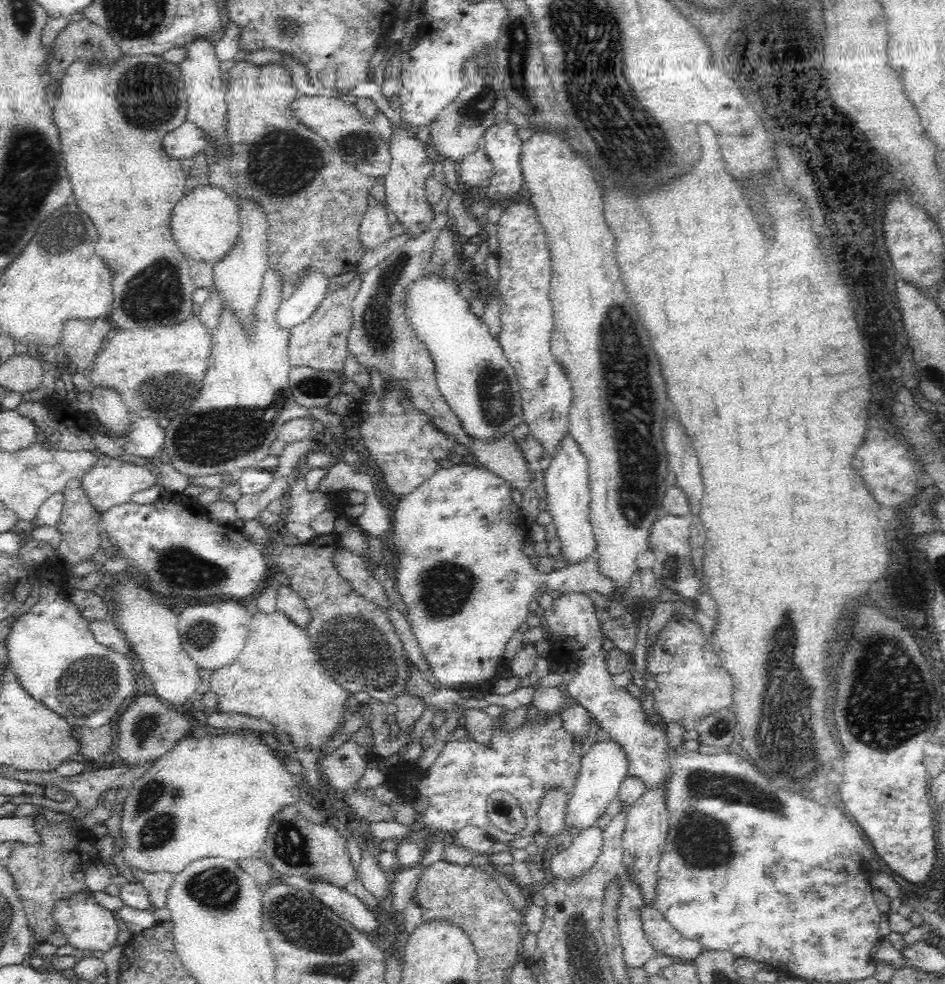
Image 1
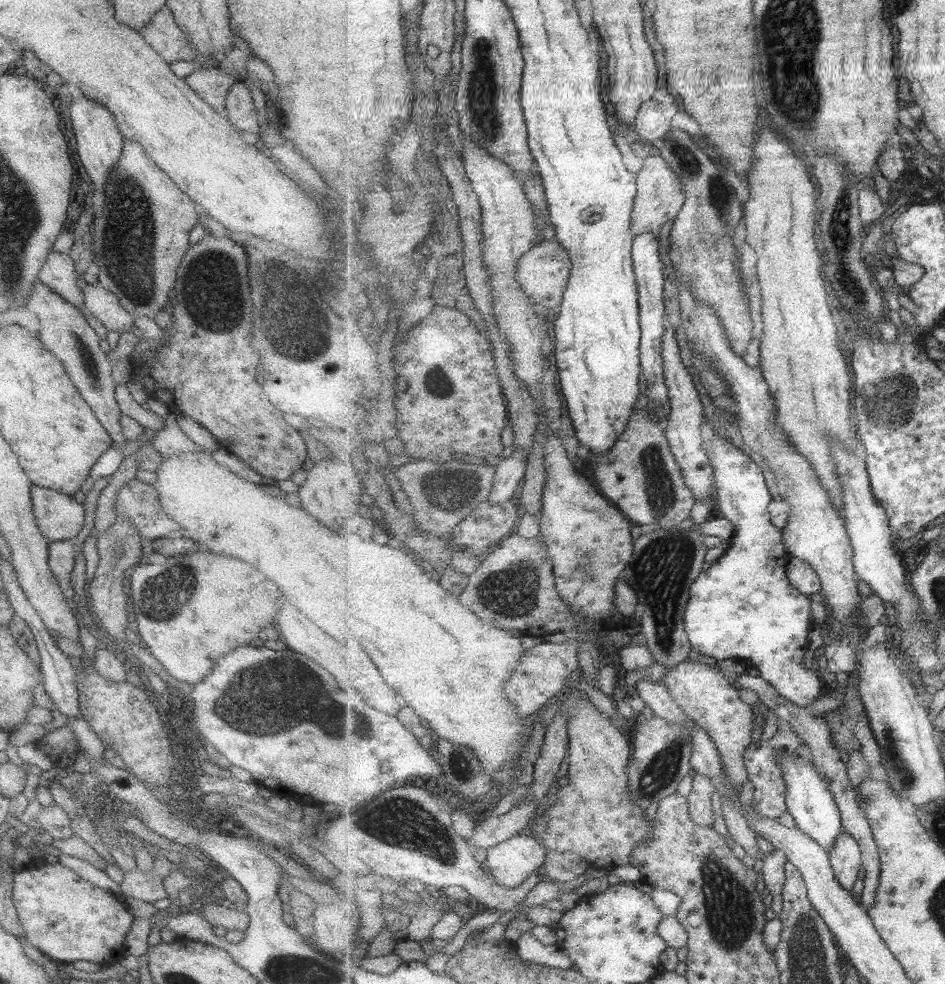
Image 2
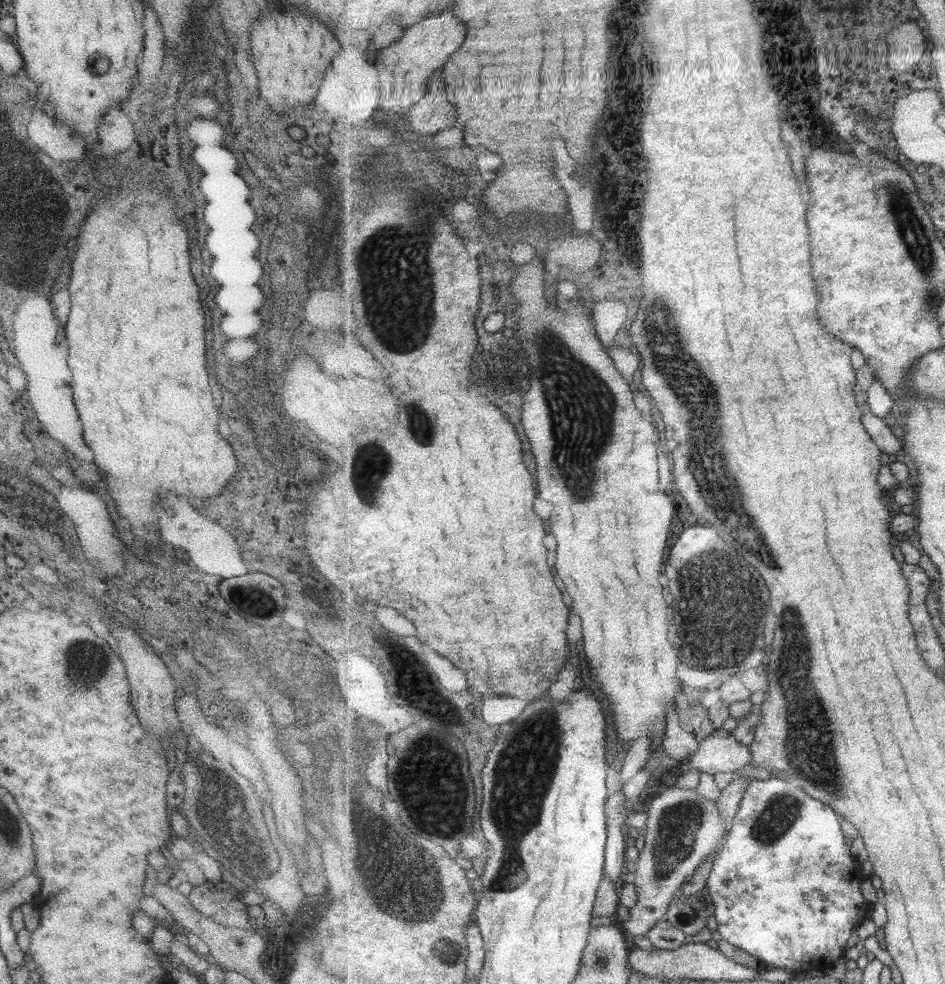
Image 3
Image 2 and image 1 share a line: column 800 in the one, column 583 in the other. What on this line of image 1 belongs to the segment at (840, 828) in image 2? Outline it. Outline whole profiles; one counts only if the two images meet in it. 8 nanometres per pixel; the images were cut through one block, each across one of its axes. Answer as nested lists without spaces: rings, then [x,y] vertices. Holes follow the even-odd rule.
[[[608,736],[607,740],[601,739],[590,746],[588,754],[582,758],[581,768],[575,780],[572,796],[568,799],[566,806],[566,827],[578,827],[578,830],[588,828],[597,824],[598,818],[604,814],[609,803],[614,799],[619,788],[628,777],[629,761],[625,753],[625,748]]]

